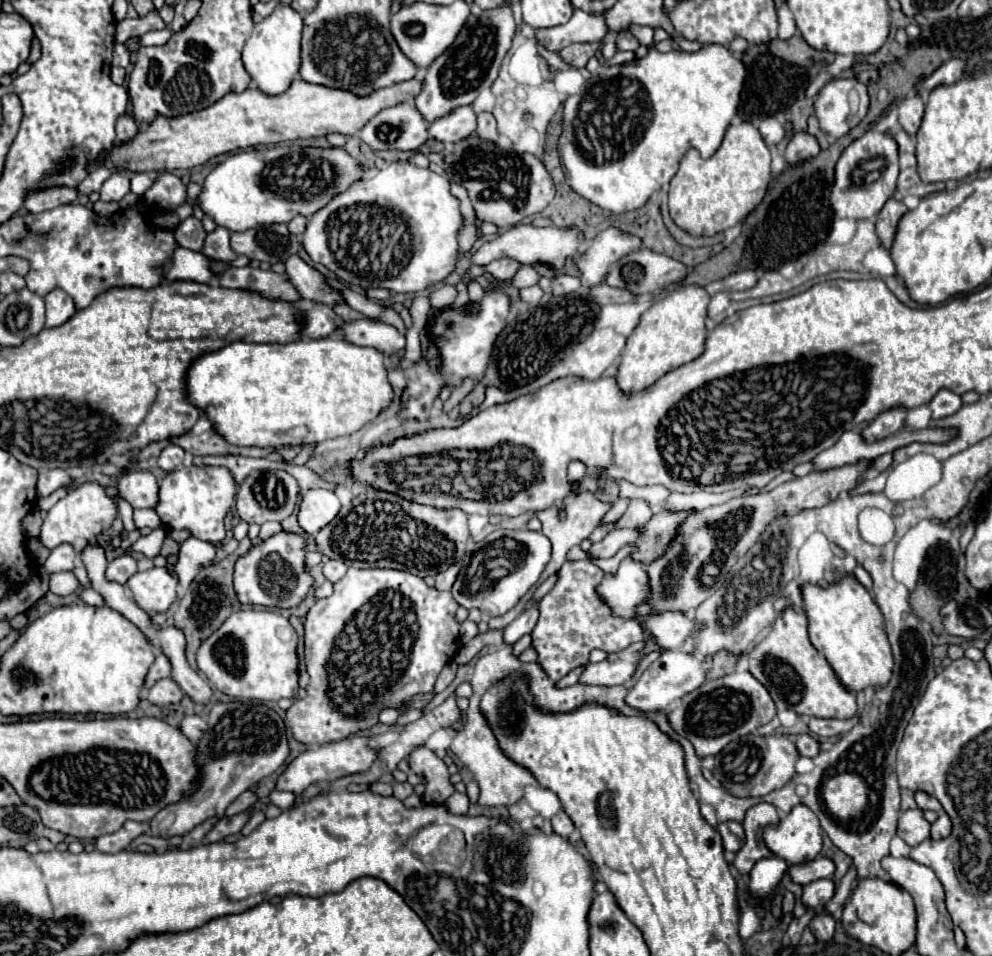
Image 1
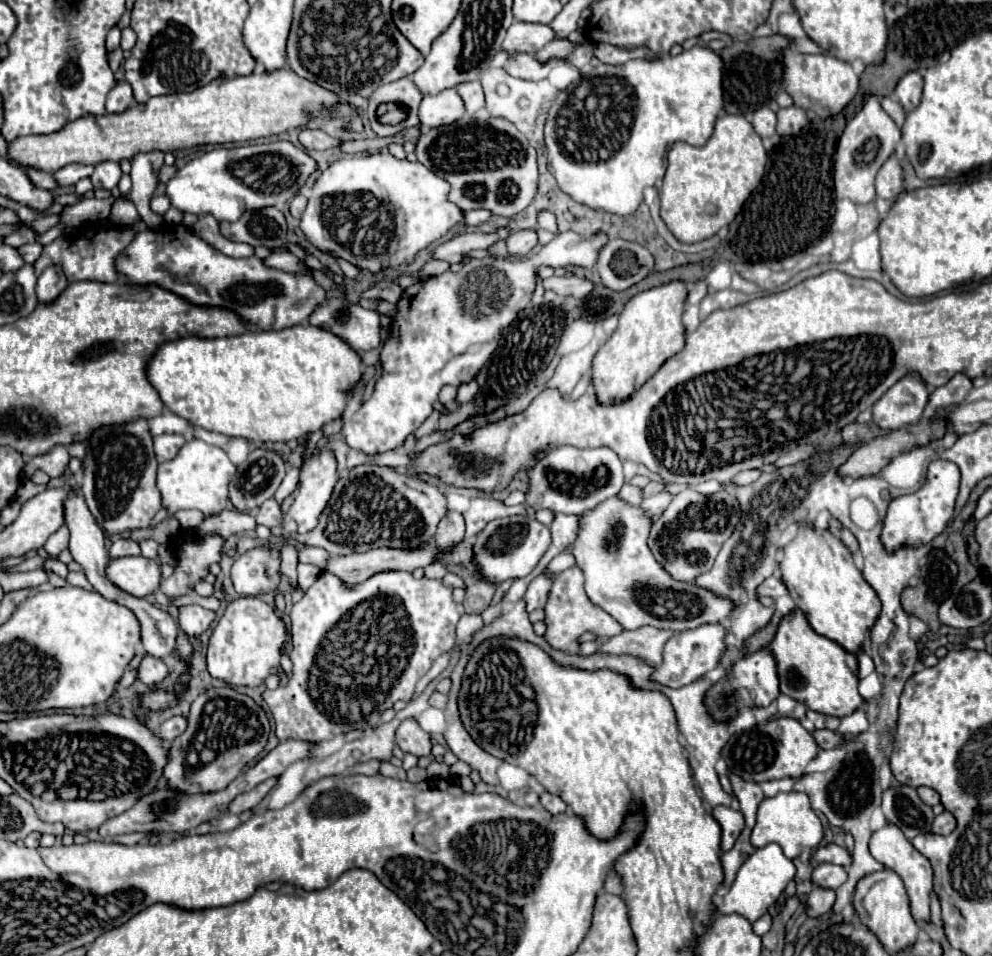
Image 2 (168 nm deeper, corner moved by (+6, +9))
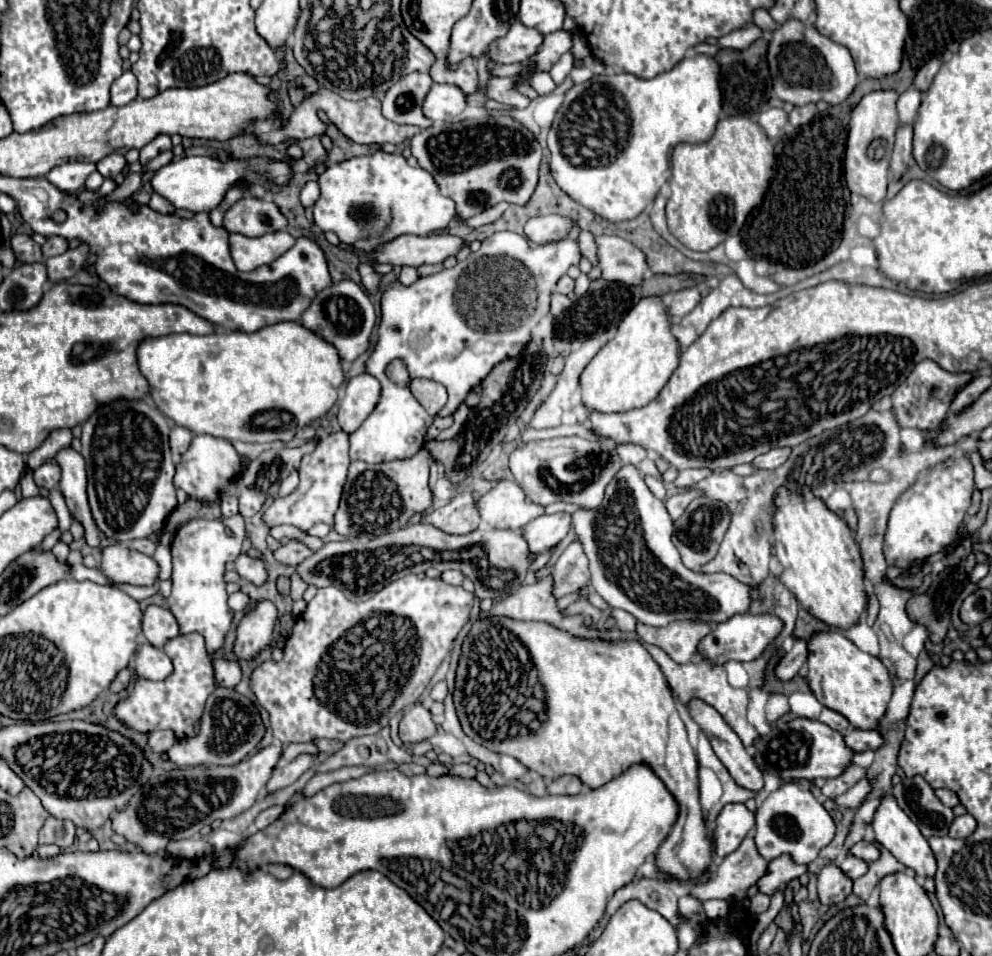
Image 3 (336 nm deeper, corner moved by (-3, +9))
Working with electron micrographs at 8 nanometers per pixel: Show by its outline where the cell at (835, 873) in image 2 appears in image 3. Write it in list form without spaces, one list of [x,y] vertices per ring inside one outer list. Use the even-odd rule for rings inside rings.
[[[850,855],[850,857],[846,857],[844,863],[840,863],[840,869],[842,869],[850,879],[858,879],[858,877],[862,877],[862,875],[866,873],[868,863],[866,863],[864,859],[860,859],[860,857]]]

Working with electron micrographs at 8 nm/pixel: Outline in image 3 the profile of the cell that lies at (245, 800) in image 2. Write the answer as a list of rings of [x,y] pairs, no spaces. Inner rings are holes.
[[[302,753],[302,755],[298,755],[294,761],[290,761],[288,765],[276,767],[274,773],[272,773],[272,777],[270,777],[270,781],[266,783],[266,791],[268,791],[268,793],[274,793],[274,791],[278,791],[278,789],[282,789],[282,787],[292,785],[292,783],[294,783],[306,769],[310,769],[314,763],[316,763],[316,755]]]

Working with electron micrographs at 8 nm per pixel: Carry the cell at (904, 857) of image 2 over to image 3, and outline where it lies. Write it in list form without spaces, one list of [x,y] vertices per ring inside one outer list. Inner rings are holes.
[[[886,793],[882,799],[880,799],[880,805],[872,817],[872,829],[874,829],[874,835],[876,835],[876,841],[888,849],[894,857],[898,857],[900,863],[904,863],[906,867],[910,867],[912,871],[916,871],[918,877],[934,877],[936,873],[936,859],[934,859],[934,853],[926,841],[926,837],[920,833],[918,825],[898,807],[896,799]]]

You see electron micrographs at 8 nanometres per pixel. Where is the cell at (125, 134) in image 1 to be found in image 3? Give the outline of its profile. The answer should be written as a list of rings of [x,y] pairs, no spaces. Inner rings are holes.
[[[124,71],[110,87],[110,103],[116,107],[130,103],[132,99],[136,99],[136,87],[138,87],[138,81],[134,73]]]

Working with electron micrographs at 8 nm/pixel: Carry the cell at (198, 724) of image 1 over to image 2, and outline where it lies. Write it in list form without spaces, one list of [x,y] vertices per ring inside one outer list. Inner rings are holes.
[[[173,715],[173,717],[167,719],[165,723],[161,723],[161,727],[159,727],[159,737],[161,737],[161,741],[167,745],[167,743],[173,743],[185,729],[187,729],[187,717]]]

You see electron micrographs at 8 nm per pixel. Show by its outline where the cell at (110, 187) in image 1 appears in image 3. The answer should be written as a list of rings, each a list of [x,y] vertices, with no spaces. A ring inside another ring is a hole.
[[[110,153],[110,155],[106,155],[104,159],[100,159],[100,161],[96,163],[96,169],[98,169],[104,177],[114,177],[114,179],[124,171],[124,167],[126,167],[126,159],[124,159],[124,155],[120,155],[120,153]]]

